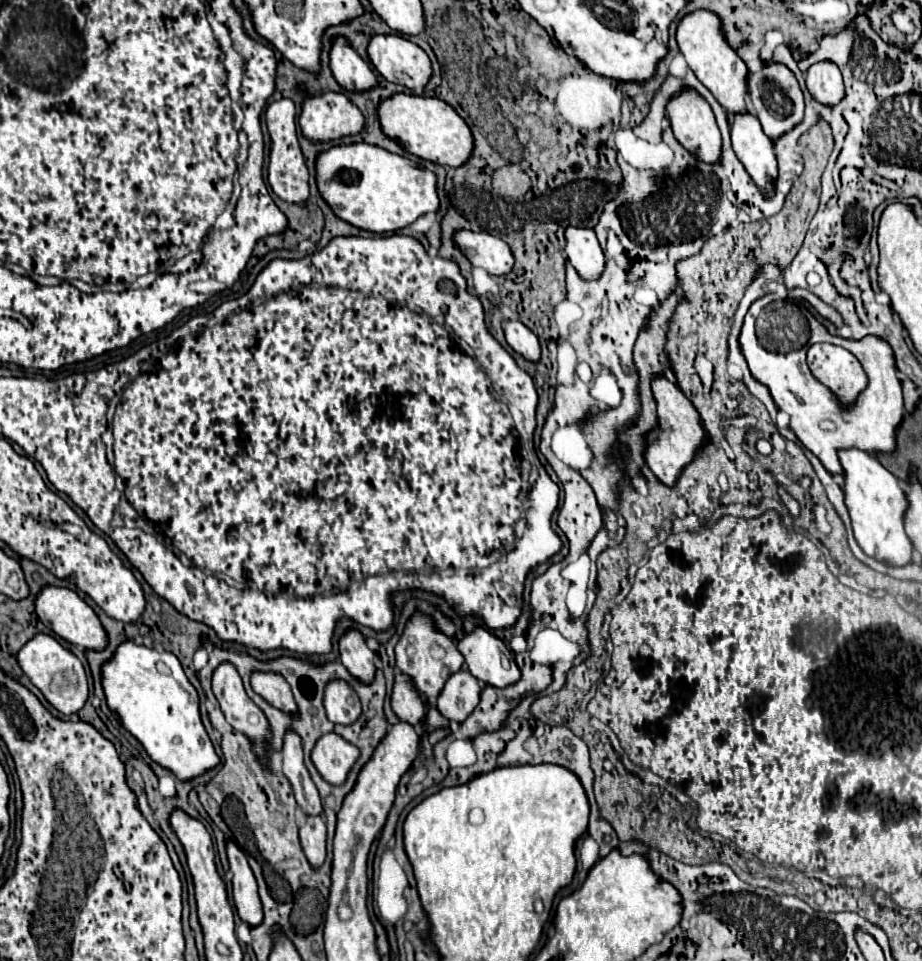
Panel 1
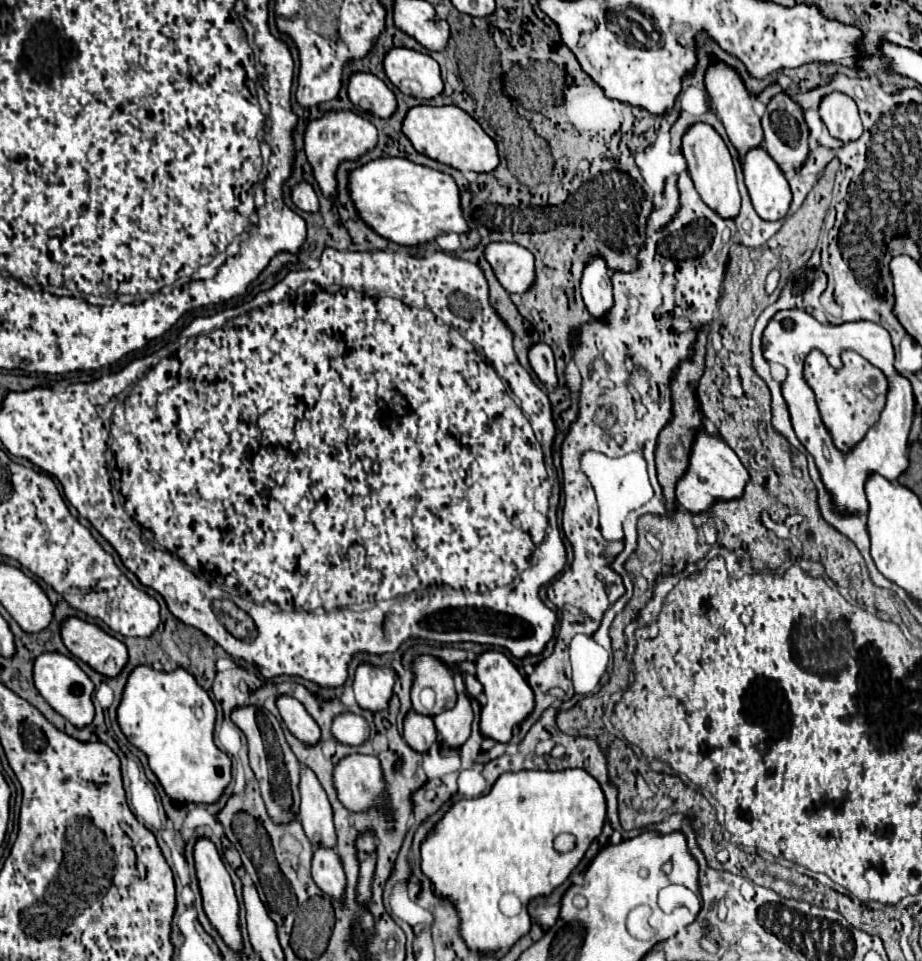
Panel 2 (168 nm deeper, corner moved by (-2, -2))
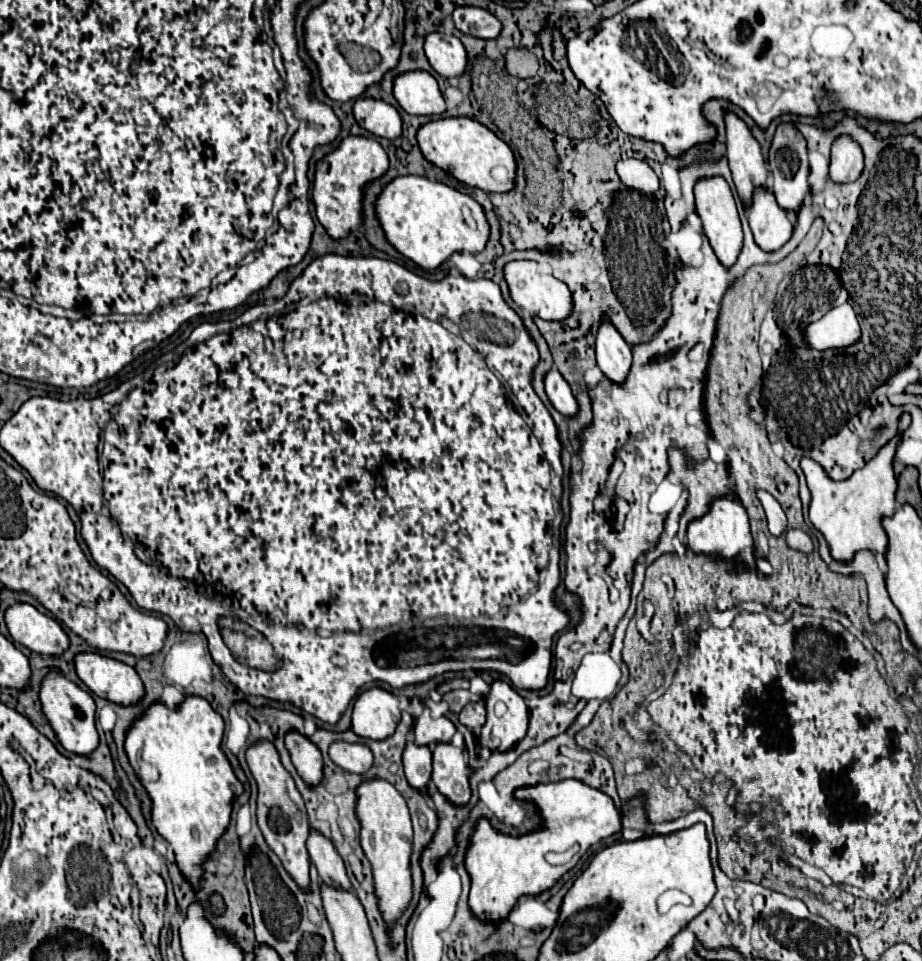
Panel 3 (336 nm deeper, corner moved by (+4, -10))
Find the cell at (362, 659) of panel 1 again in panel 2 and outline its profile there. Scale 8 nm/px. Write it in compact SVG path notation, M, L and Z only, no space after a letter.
M365 662L359 664L353 678L357 704L371 712L385 710L393 694L393 682L395 682L393 672L383 672L379 666L365 664Z

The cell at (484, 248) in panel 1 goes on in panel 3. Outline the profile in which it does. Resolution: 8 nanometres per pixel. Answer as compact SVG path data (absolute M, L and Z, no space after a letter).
M531 260L509 262L505 266L505 278L507 278L511 298L515 300L515 304L521 306L523 310L527 310L531 316L539 316L539 318L549 320L549 322L561 322L561 320L571 316L571 312L573 312L573 296L571 296L567 284L557 280L551 274L539 272L537 262L531 262Z

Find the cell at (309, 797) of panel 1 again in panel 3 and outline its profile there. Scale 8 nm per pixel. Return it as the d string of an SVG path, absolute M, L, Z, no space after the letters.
M311 830L311 836L307 840L307 850L309 850L311 860L317 866L319 876L325 886L331 886L335 890L353 892L353 886L349 884L349 876L345 872L345 864L343 864L341 856L337 854L337 850L333 848L329 838Z

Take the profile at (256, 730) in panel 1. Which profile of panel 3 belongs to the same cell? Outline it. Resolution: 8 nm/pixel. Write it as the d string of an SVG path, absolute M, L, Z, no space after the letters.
M265 740L261 744L251 746L247 750L247 764L251 768L253 778L257 780L257 786L259 786L259 796L257 796L259 828L261 828L269 848L283 862L289 876L297 882L297 886L303 892L309 892L311 858L309 858L307 846L305 846L305 842L309 838L309 822L307 822L307 812L305 812L303 798L301 798L299 790L295 788L295 782L293 782L291 774L283 768L283 764L279 760L279 754L277 754L277 750L271 742Z

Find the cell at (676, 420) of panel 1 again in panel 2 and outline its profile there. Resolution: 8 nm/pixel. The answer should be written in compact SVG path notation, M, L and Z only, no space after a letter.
M699 428L691 442L689 466L675 484L675 496L681 508L689 512L707 512L715 500L739 498L743 494L747 480L749 474L745 466L739 462L737 454L725 444L725 440L721 436L713 436L707 430Z

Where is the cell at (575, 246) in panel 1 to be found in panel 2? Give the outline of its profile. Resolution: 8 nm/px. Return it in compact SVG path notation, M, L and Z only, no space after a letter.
M595 254L591 256L591 260L587 260L587 268L583 268L581 276L581 294L593 318L603 316L611 308L613 292L611 292L609 270L603 256Z

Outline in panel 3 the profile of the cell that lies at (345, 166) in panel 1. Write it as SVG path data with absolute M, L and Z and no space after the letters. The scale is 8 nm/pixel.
M423 176L395 178L377 200L377 216L387 240L425 270L437 270L455 252L483 252L491 234L487 216L477 200Z

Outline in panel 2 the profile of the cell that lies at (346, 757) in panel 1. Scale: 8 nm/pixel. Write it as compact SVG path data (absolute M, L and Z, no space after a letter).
M349 754L333 768L333 784L339 800L353 812L363 812L379 802L383 782L375 756Z

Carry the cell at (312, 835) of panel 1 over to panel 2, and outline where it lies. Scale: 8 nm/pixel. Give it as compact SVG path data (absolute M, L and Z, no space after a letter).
M315 848L313 850L313 880L315 884L327 892L331 898L343 898L345 890L345 872L339 862L339 856L333 848Z

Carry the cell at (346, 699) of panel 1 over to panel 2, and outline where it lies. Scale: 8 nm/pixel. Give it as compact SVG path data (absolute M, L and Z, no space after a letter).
M343 712L339 716L335 716L333 720L333 728L331 728L333 736L341 742L341 744L363 744L369 738L369 724L367 720L363 720L363 716L353 714L353 712Z

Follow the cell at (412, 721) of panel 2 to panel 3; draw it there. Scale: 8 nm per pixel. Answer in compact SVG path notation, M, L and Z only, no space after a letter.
M407 742L407 748L403 752L403 766L405 778L411 788L425 792L431 780L431 750L425 746L417 746L415 742Z

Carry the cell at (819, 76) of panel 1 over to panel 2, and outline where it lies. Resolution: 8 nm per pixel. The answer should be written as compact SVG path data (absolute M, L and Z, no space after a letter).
M835 90L831 94L825 94L819 102L819 116L829 128L831 136L841 142L857 140L863 134L855 100L843 92Z

